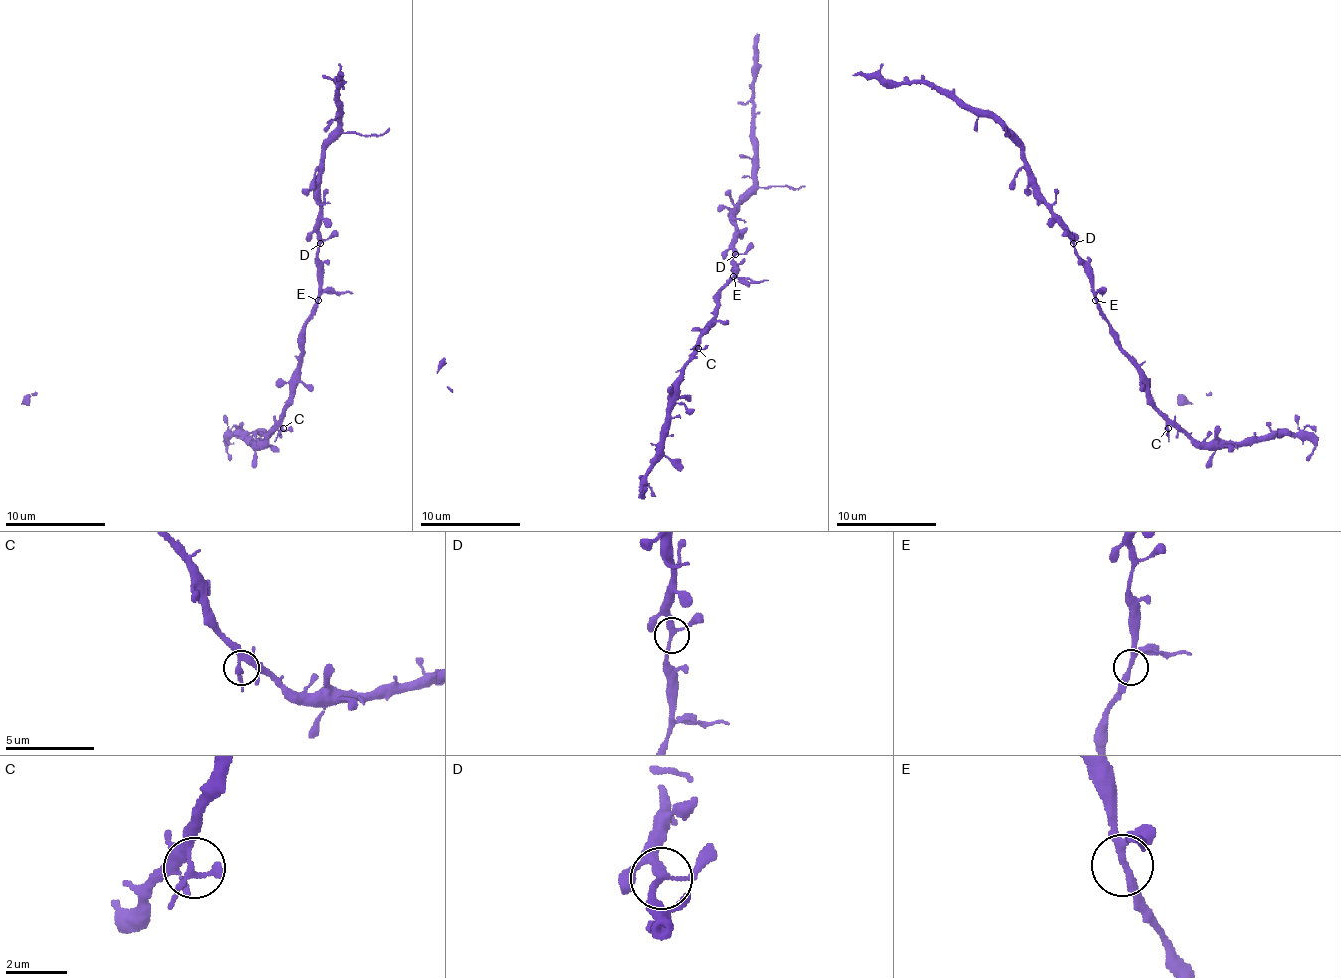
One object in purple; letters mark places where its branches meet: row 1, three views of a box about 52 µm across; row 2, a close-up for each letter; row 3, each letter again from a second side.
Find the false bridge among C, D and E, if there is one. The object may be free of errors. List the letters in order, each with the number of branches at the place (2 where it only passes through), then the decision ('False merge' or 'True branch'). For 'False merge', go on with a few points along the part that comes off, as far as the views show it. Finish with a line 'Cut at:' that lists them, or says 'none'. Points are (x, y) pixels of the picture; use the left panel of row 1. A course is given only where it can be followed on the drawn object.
C: Branches: 3. True branch
D: Branches: 3. True branch
E: Branches: 3. True branch
Cut at: none

